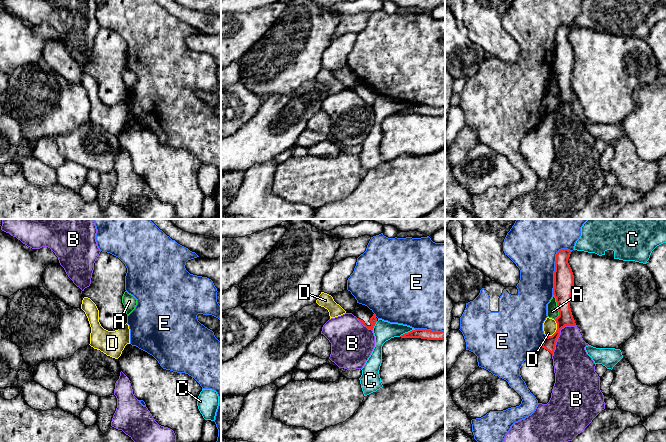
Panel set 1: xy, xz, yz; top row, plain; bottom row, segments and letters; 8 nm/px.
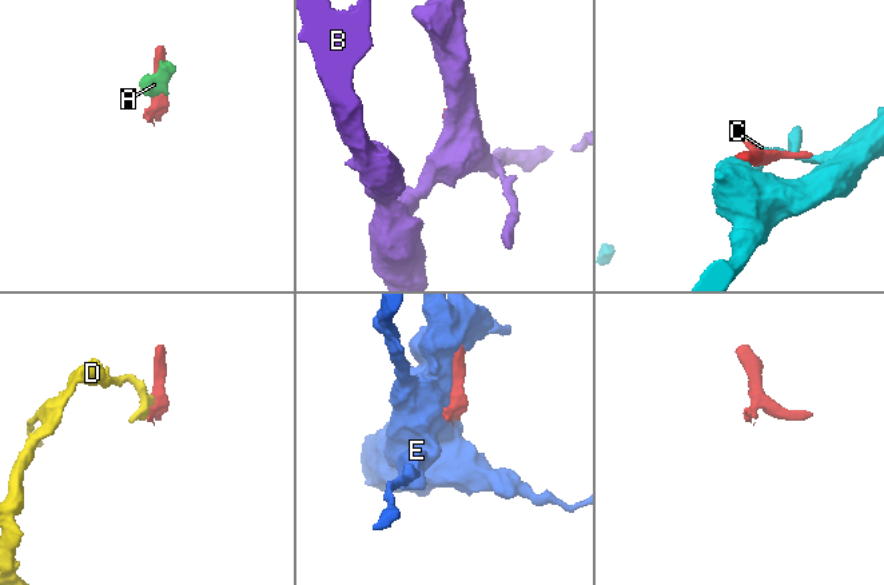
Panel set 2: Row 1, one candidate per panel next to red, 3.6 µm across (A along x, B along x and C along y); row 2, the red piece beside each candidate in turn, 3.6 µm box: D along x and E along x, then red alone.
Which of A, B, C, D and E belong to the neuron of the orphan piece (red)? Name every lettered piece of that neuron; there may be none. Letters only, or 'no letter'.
no letter

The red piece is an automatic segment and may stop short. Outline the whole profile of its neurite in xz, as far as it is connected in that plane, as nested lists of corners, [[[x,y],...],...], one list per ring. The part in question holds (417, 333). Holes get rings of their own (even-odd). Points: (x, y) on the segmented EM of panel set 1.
[[[415,329],[400,337],[386,341],[382,346],[382,363],[379,374],[383,386],[401,379],[424,380],[445,371],[445,331],[434,332]]]

